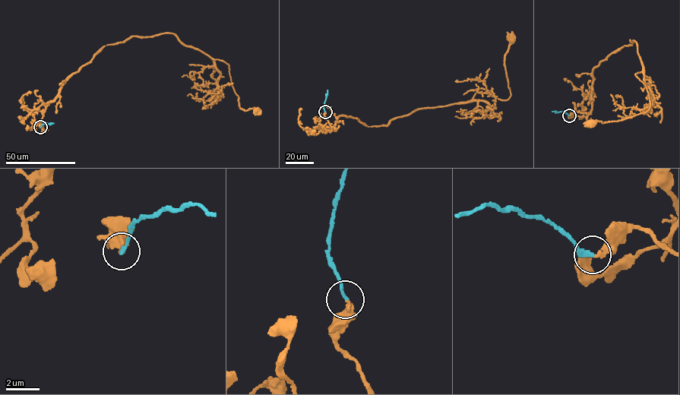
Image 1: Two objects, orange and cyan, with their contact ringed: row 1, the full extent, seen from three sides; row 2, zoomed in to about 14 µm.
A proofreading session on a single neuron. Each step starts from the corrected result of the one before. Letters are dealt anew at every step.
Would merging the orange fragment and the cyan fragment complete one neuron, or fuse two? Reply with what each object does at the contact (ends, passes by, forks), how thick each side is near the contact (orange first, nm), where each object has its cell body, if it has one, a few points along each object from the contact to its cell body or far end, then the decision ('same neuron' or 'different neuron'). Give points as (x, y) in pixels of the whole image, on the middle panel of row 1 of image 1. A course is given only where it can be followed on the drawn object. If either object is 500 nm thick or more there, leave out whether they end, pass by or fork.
orange ends there; cyan ends there; 190 nm thick on the orange side, 220 nm on the other; cell body of orange at (510, 39); no cell body on cyan; orange runs (324, 112), (332, 131), (340, 116), (387, 125), (415, 110), (467, 102), (481, 88), (507, 100), (510, 38); cyan runs (324, 112), (327, 90); same neuron

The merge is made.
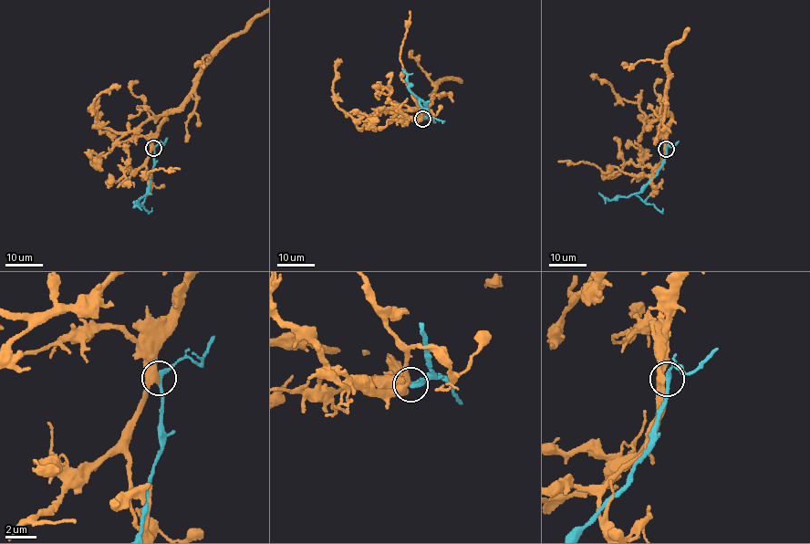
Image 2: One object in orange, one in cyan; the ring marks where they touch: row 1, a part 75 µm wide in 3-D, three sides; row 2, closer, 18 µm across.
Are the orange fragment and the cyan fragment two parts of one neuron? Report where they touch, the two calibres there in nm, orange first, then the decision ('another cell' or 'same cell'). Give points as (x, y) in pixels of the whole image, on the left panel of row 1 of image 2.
at (153, 148); 320 nm thick on the orange side, 240 nm on the other; another cell

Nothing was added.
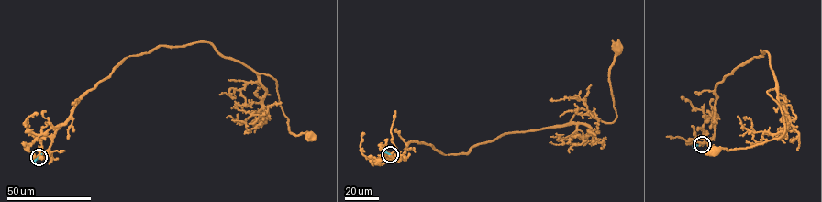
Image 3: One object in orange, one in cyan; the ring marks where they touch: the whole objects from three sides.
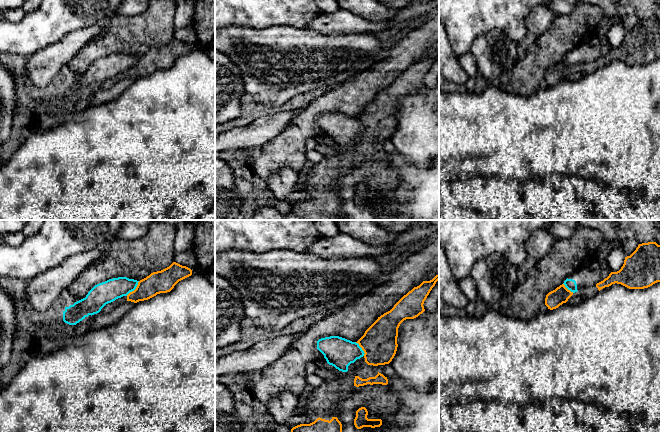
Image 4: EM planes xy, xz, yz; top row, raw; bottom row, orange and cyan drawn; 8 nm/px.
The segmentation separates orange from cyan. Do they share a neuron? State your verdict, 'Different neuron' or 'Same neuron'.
Different neuron

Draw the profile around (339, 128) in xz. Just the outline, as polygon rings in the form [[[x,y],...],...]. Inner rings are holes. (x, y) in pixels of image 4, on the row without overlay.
[[[339,112],[319,115],[317,125],[329,141],[342,148],[354,148],[360,139],[366,139],[365,129],[359,120]]]

